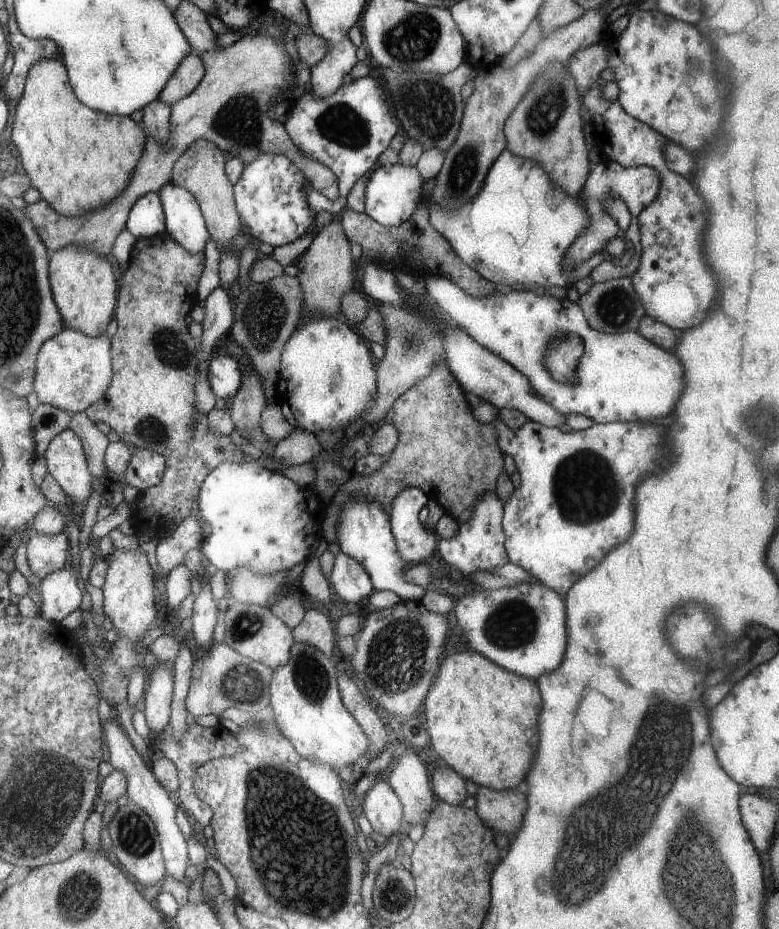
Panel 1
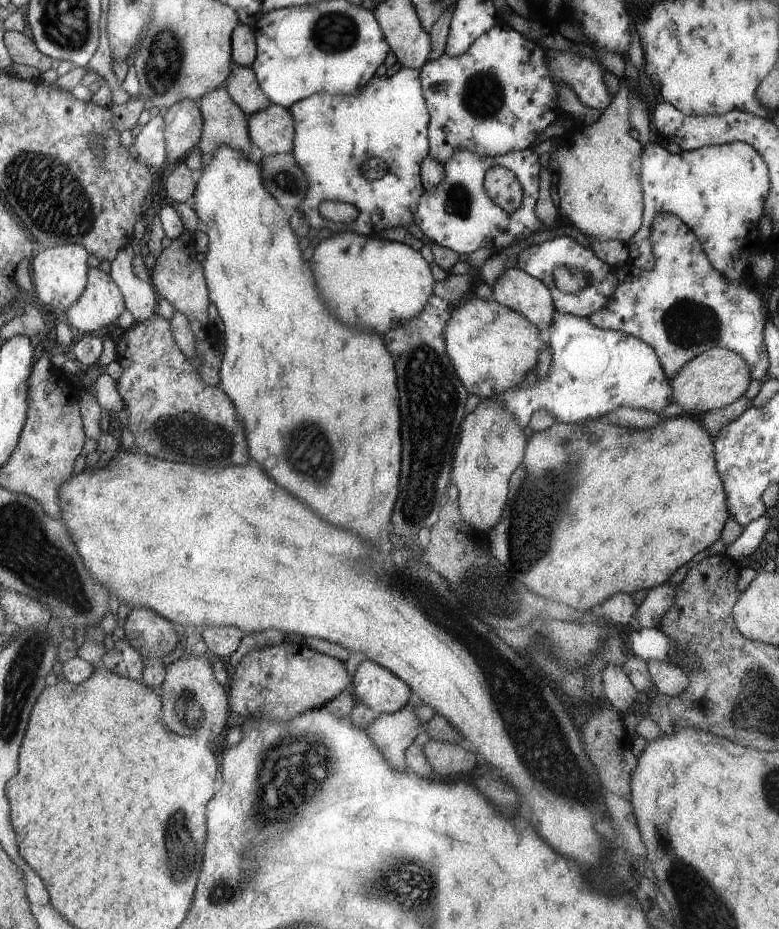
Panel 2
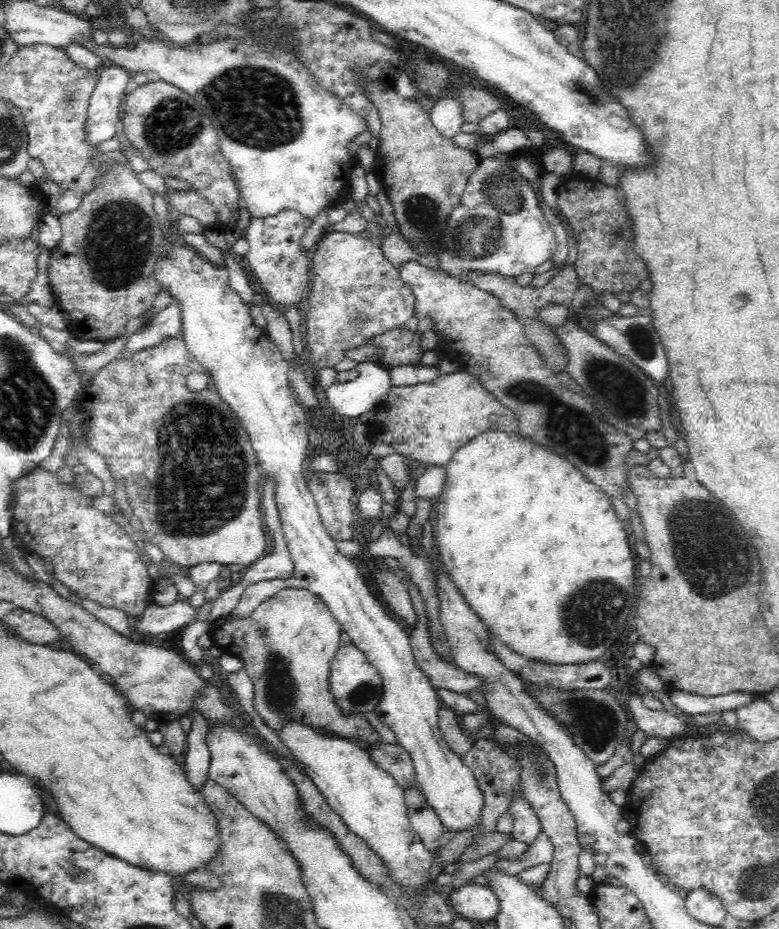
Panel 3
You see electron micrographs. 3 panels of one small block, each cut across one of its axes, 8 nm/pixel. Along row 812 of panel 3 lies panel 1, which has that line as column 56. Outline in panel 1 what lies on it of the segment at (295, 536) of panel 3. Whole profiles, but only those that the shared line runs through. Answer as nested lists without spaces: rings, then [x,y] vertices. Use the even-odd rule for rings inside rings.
[[[71,429],[63,430],[51,440],[45,452],[45,462],[49,474],[81,510],[95,490],[95,478],[82,439]]]

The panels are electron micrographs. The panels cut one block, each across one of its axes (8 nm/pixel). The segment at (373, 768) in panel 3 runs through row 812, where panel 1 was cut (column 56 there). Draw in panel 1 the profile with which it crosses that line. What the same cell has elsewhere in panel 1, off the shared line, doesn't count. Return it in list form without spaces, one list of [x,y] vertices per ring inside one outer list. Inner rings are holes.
[[[65,328],[49,338],[37,358],[34,390],[40,403],[71,413],[86,412],[105,396],[113,379],[113,344],[106,334],[87,336],[75,328]]]

